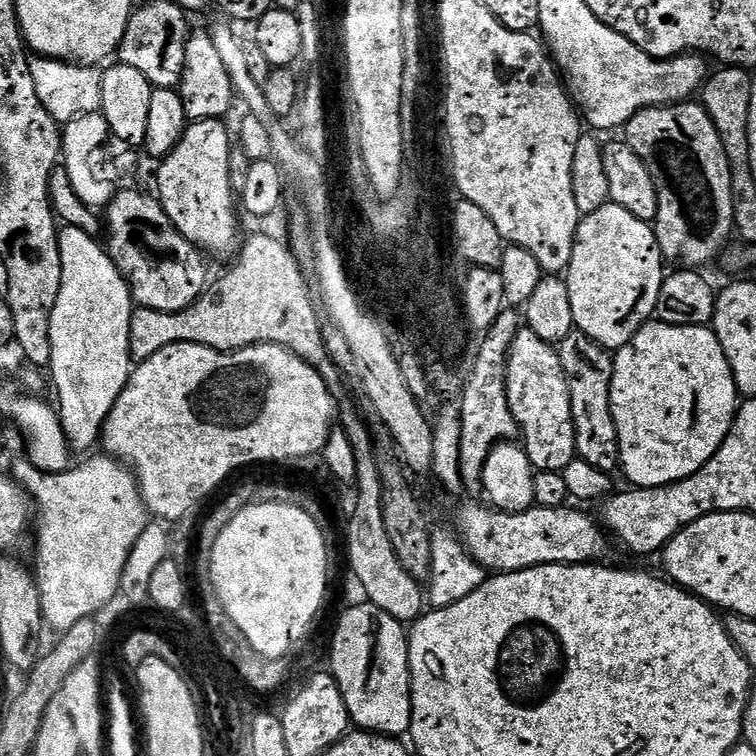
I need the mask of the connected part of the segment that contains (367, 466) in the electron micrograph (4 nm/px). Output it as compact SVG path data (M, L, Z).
M344 407L339 413L340 428L347 434L347 438L354 450L356 460L357 480L355 482L354 514L347 521L348 525L348 560L357 585L366 590L367 601L378 606L390 614L400 623L410 624L418 620L423 613L426 596L419 588L417 577L410 575L394 554L393 544L386 533L384 508L381 506L383 492L380 472L374 456L374 438L371 431L357 418L354 411Z

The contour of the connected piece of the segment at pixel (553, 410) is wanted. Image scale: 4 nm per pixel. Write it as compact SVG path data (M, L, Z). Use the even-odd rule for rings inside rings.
M527 326L521 327L510 346L508 405L516 419L523 450L536 472L563 472L568 463L577 459L570 386L564 377L560 353Z

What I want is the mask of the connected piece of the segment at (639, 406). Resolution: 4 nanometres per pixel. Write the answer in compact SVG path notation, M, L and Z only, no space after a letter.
M649 322L641 326L629 344L615 349L610 410L618 430L620 468L628 475L629 485L665 488L667 484L693 476L722 446L737 407L738 393L732 367L711 327Z

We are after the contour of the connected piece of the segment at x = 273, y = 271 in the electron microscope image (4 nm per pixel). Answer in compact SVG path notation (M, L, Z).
M252 236L248 241L239 249L240 257L236 260L236 265L233 266L232 269L229 270L228 273L225 274L221 280L213 279L211 283L209 283L208 287L205 288L204 293L199 296L195 300L195 302L190 305L188 308L184 308L180 312L156 312L152 308L142 308L137 307L133 314L132 321L130 322L130 352L132 353L133 361L139 362L145 360L146 358L150 358L154 354L158 354L158 350L162 350L166 346L170 346L171 344L181 344L182 342L190 342L191 344L201 344L202 346L210 346L214 350L218 350L219 352L236 352L240 348L248 348L251 344L283 344L285 348L288 348L294 354L298 354L298 358L302 358L306 361L307 364L317 373L319 373L320 377L326 383L328 391L332 393L332 395L338 396L341 395L342 390L342 372L341 369L337 367L335 363L332 361L332 357L328 355L328 347L324 345L324 332L322 331L322 327L320 328L320 322L316 318L316 308L318 312L318 306L312 302L312 296L314 300L314 292L308 289L308 280L306 277L305 269L301 268L300 263L296 260L296 256L291 250L291 247L287 243L284 244L280 240L275 240L272 236Z

